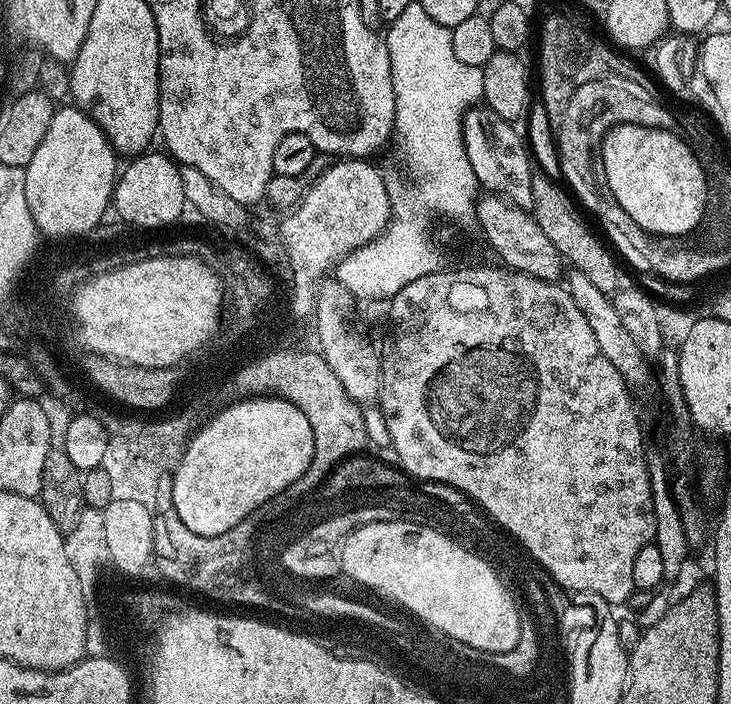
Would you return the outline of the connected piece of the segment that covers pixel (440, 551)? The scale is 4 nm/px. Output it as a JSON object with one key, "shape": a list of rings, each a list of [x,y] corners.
{"shape":[[[376,521],[373,524],[366,524],[351,532],[350,535],[345,536],[338,548],[338,564],[344,567],[344,572],[352,580],[357,580],[364,588],[369,588],[370,591],[376,592],[377,597],[384,597],[392,601],[395,605],[405,608],[406,611],[412,612],[419,619],[424,620],[425,623],[436,627],[438,630],[449,628],[454,630],[455,636],[462,638],[470,638],[471,645],[481,644],[482,646],[498,646],[506,650],[511,649],[516,642],[516,635],[518,634],[518,626],[514,622],[514,614],[512,613],[512,602],[504,596],[504,587],[496,580],[496,577],[488,572],[487,568],[480,566],[476,559],[472,556],[467,556],[462,550],[462,546],[449,536],[444,536],[436,529],[427,528],[426,525],[415,524],[414,522],[406,521]]]}

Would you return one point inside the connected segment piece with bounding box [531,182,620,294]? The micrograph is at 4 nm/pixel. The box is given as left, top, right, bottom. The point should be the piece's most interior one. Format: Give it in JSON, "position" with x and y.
{"position":[559,215]}

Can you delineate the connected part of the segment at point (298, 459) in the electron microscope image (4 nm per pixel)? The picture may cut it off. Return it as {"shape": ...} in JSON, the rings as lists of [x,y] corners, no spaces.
{"shape":[[[264,394],[259,398],[242,398],[239,403],[240,408],[234,410],[228,415],[228,418],[221,418],[218,426],[210,434],[202,434],[197,431],[192,440],[192,452],[188,460],[184,460],[184,469],[182,475],[175,476],[176,490],[173,492],[174,510],[178,510],[178,518],[182,518],[182,522],[186,522],[186,526],[190,526],[190,530],[194,530],[194,534],[202,534],[203,536],[212,536],[226,534],[230,531],[230,525],[235,524],[240,516],[247,512],[248,508],[256,508],[259,500],[266,500],[272,492],[280,492],[283,484],[291,481],[299,480],[301,474],[306,472],[309,459],[314,456],[314,433],[310,428],[310,422],[307,421],[306,415],[302,410],[291,403],[289,400],[281,399],[276,394]]]}

